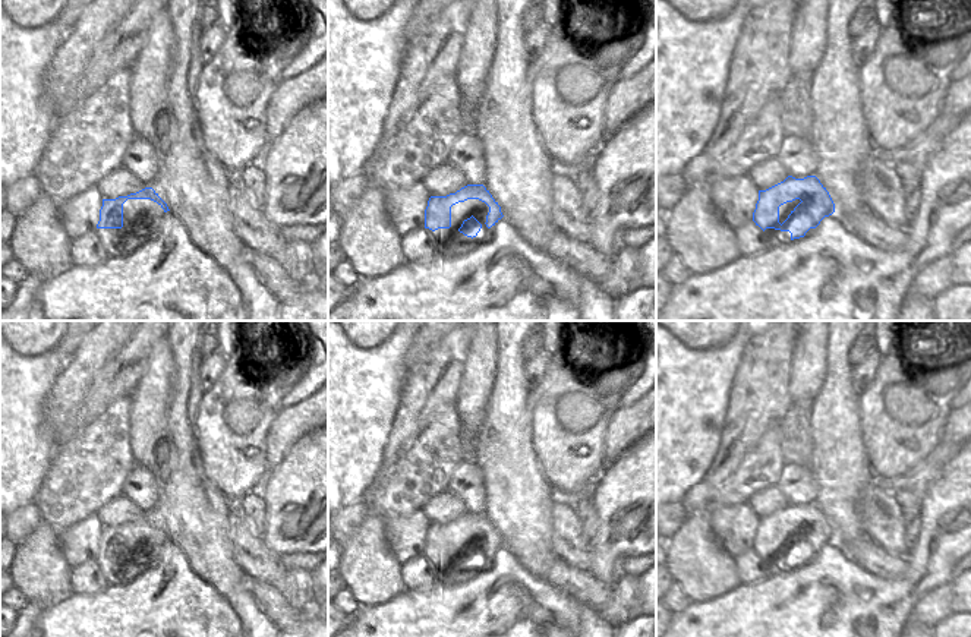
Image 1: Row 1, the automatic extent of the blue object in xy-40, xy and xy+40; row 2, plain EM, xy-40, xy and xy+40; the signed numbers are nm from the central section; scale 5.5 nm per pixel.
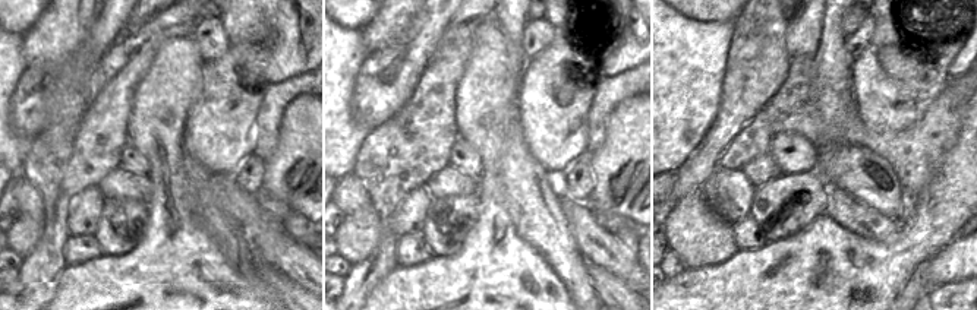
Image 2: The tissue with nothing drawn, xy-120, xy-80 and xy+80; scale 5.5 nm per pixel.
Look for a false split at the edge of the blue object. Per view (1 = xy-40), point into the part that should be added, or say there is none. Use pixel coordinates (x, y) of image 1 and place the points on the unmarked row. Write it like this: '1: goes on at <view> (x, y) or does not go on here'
1: goes on at xy-40 (138, 542)

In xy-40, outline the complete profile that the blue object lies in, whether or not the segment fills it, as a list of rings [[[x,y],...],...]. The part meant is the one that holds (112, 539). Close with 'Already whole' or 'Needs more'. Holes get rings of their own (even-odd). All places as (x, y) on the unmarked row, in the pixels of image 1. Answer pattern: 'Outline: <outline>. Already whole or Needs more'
Outline: [[[152,515],[103,527],[97,564],[108,586],[127,586],[144,573],[154,551],[170,539]]]. Needs more

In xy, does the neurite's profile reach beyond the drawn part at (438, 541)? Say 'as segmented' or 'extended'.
extended

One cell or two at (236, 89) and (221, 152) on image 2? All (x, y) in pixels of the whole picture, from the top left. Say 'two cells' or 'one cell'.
one cell

